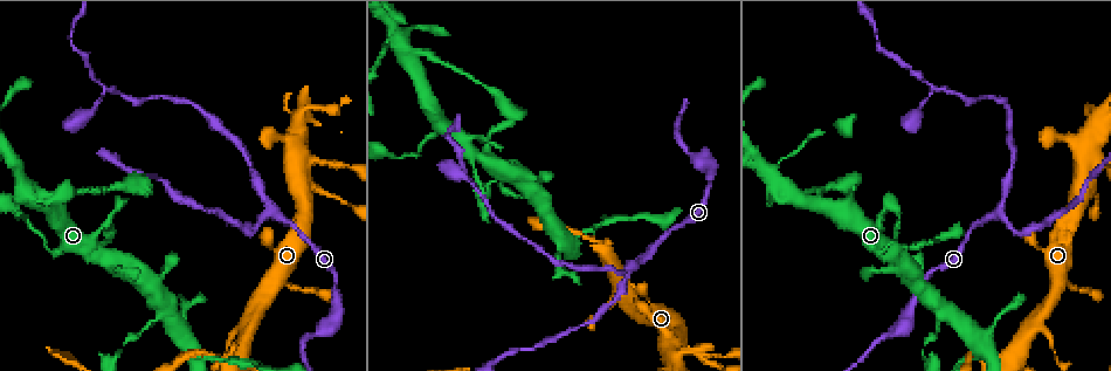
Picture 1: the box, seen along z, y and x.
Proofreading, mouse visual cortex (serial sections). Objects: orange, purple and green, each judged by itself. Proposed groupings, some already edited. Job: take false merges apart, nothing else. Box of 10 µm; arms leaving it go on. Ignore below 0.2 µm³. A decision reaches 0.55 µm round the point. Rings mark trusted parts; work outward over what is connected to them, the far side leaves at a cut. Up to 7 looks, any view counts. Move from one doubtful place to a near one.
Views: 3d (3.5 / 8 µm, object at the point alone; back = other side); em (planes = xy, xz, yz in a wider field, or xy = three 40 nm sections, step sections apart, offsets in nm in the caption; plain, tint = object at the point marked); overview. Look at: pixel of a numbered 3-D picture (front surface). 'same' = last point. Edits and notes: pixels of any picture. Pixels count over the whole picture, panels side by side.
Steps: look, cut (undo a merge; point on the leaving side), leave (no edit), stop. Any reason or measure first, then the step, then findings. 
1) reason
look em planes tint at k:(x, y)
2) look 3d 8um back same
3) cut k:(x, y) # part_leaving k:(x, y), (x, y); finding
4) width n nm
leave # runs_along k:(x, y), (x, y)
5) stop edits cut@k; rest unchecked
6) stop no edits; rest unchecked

narrows sharply
look 3d 3.5um at 1:(143, 329)

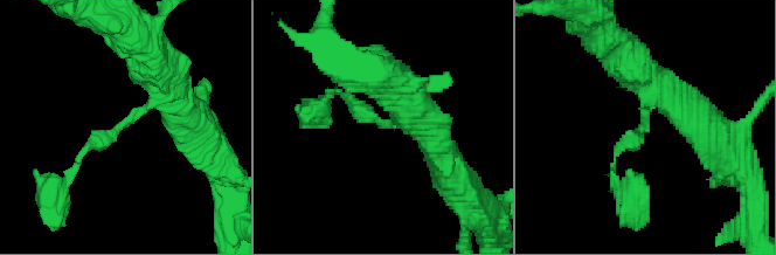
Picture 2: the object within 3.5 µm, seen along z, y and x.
need the tissue
look em xy step 2 tint at 2:(118, 128)

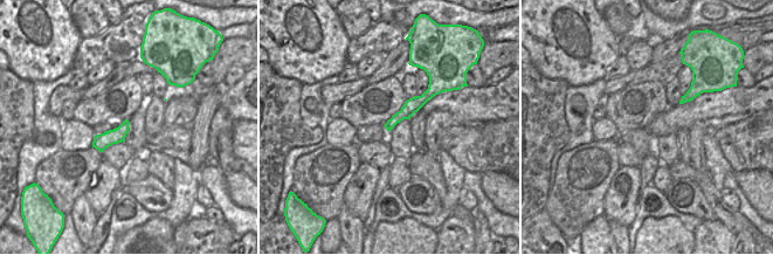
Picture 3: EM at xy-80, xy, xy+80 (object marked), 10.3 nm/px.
leave # all the same cell

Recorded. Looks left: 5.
arms part here
look 3d 3.5um at 1:(998, 210)

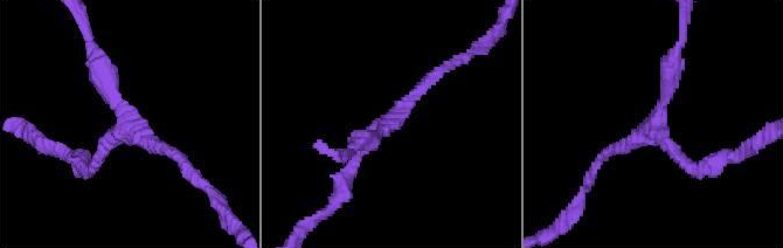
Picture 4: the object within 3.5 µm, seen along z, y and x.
arms 3; arm_widths 150, 150, 250 nm; now the EM
look em xy step 2 tint at 4:(127, 121)

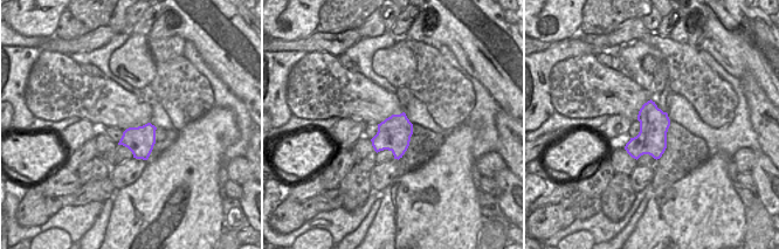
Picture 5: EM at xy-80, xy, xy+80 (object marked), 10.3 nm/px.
width 340 nm
leave # runs_along 4:(173, 153), (133, 132), (97, 53); all the same cell

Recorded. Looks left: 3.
sharp bend
look 3d 8um at 1:(300, 162)

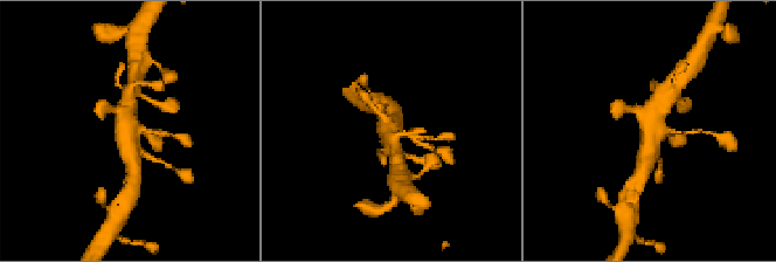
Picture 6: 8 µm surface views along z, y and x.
now the EM
look em xy step 5 tint same

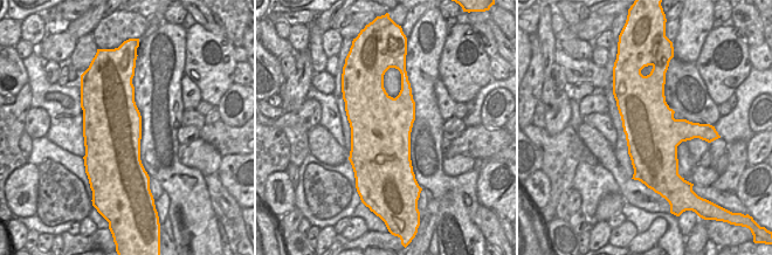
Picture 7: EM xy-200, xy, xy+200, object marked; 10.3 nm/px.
leave # runs_along 6:(644, 166), (649, 114), (657, 103); all the same cell

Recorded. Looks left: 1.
stop no edits; rest unchecked

